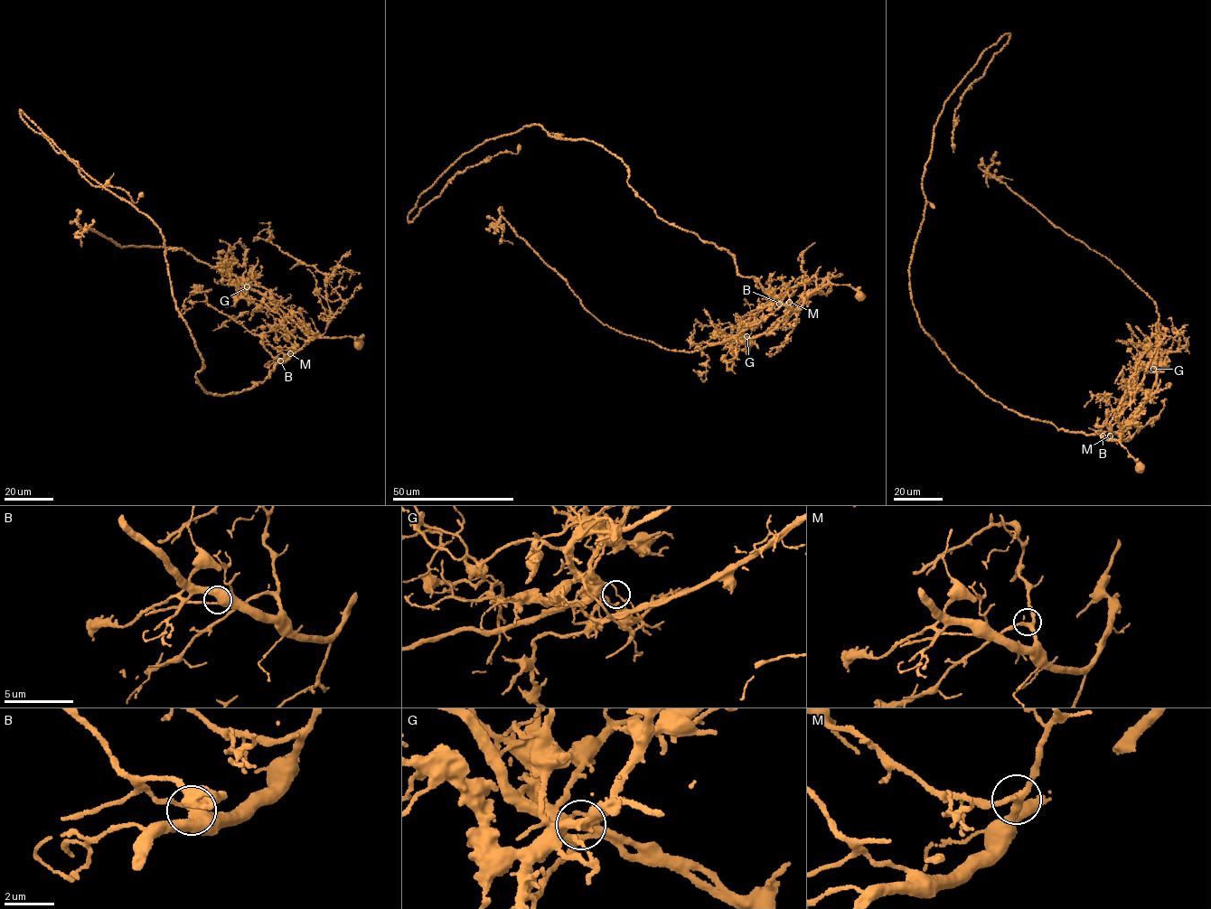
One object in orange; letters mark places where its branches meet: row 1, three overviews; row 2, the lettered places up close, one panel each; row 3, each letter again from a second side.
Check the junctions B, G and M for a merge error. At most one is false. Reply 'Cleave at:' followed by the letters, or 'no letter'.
Cleave at: G

